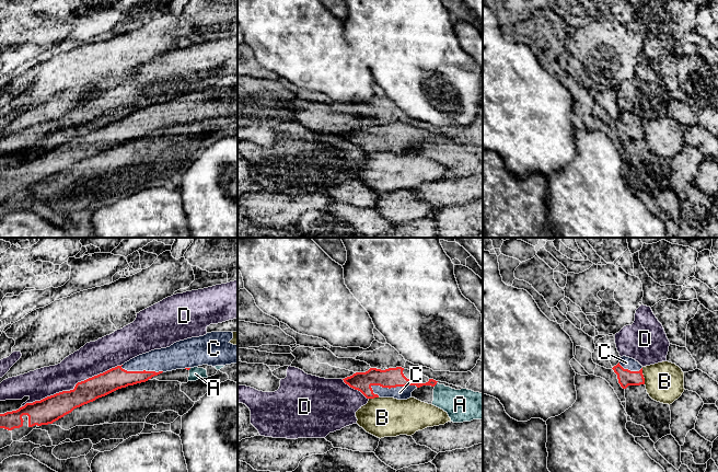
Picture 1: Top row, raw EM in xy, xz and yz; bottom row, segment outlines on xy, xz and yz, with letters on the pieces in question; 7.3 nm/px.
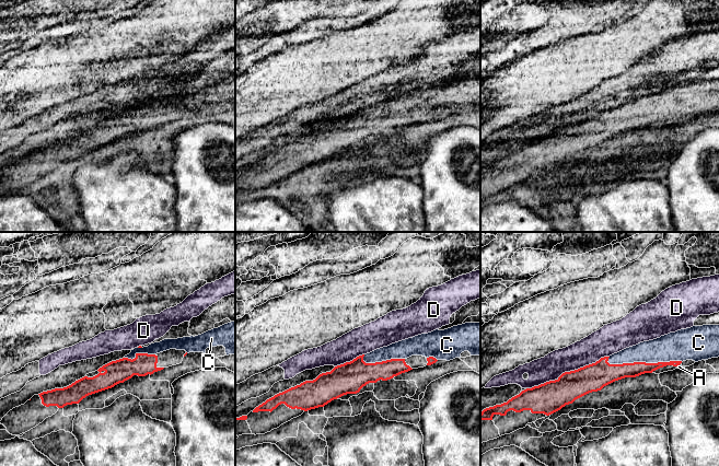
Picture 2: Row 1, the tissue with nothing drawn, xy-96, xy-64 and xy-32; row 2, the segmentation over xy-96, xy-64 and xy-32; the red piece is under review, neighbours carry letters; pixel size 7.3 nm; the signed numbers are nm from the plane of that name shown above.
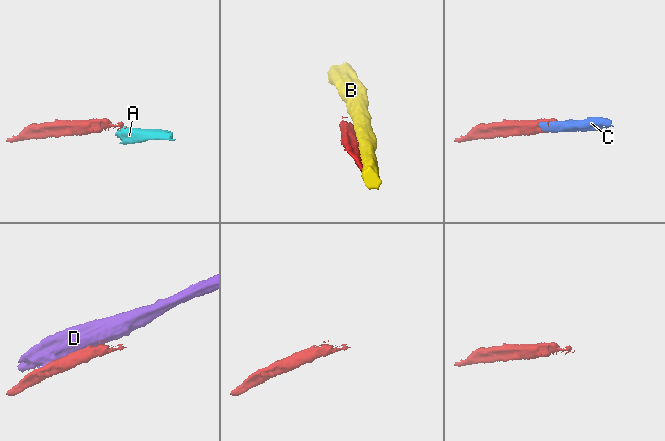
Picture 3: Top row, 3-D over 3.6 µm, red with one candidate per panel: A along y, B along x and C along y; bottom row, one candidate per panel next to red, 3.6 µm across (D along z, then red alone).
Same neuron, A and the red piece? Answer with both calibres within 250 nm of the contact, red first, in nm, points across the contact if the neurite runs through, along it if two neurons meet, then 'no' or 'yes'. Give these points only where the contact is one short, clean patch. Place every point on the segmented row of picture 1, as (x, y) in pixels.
calibres 80 and 240 nm; border xz (437, 383), (433, 386); no

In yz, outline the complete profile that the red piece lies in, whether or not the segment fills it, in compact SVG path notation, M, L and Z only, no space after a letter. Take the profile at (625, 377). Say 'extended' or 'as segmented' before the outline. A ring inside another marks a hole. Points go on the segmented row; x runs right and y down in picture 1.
extended; M623 356L619 362L612 368L617 375L618 383L623 389L628 385L645 384L642 366L633 358Z

